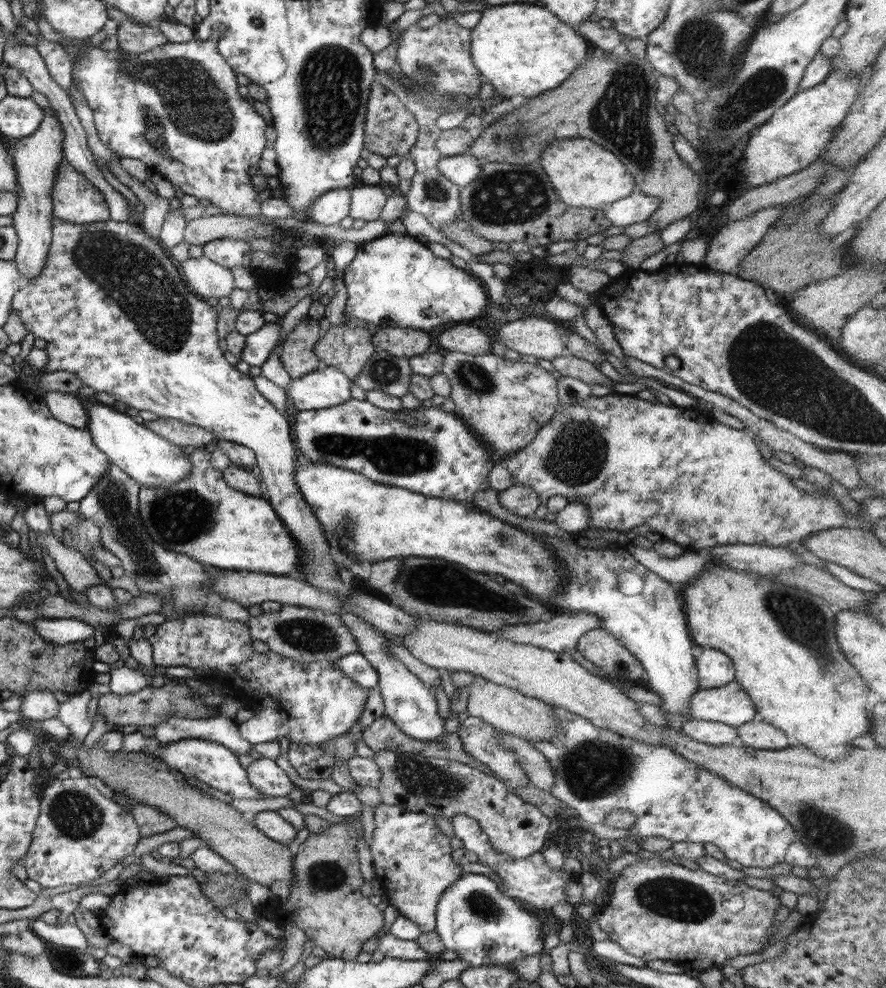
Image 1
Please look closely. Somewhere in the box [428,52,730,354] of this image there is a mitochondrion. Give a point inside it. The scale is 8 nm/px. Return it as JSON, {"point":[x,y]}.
{"point":[620,116]}

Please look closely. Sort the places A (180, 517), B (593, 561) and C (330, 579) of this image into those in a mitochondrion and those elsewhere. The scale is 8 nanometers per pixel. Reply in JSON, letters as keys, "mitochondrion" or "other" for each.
{"A":"mitochondrion","B":"other","C":"other"}

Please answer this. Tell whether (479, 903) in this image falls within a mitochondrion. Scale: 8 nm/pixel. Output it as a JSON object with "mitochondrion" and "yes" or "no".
{"mitochondrion":"yes"}

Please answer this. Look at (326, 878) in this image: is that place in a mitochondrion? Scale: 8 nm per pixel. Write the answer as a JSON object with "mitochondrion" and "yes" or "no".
{"mitochondrion":"yes"}

